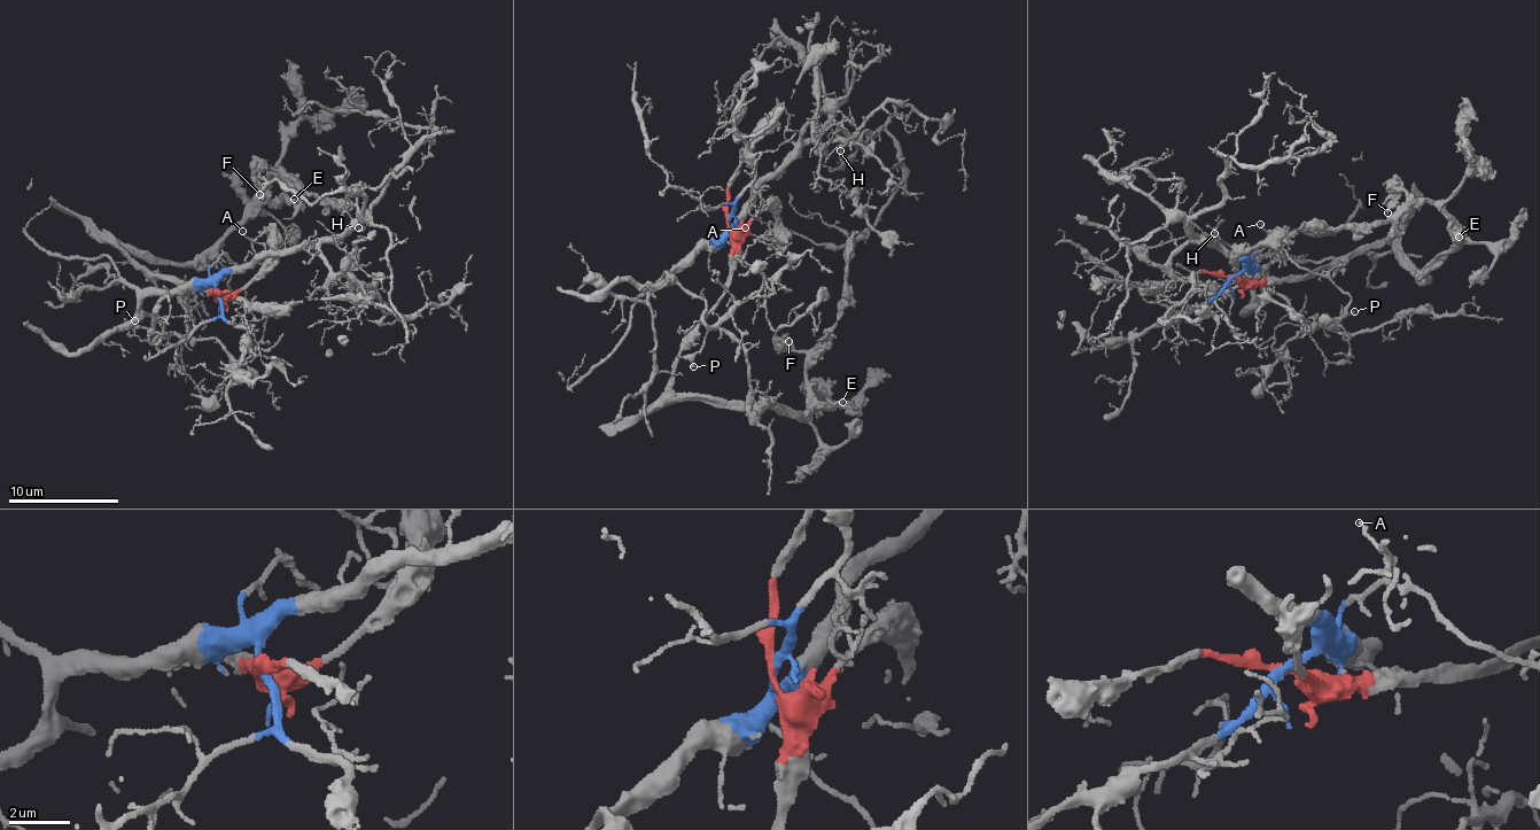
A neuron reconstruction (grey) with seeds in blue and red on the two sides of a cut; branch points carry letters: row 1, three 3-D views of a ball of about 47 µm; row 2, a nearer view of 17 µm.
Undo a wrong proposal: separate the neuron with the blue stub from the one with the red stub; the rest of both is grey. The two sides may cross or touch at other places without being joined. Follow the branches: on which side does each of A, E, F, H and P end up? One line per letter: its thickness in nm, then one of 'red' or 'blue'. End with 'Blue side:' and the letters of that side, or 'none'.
A: calibre 100 nm; red
E: calibre 400 nm; red
F: calibre 240 nm; red
H: calibre 110 nm; blue
P: calibre 170 nm; blue
Blue side: H, P

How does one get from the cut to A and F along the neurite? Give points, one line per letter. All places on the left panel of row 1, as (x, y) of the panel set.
A: (216, 295), (230, 295), (251, 278), (271, 253), (261, 242), (249, 239), (242, 230)
F: (216, 295), (150, 276), (122, 251), (199, 264), (247, 214), (277, 171), (263, 169), (259, 194)

